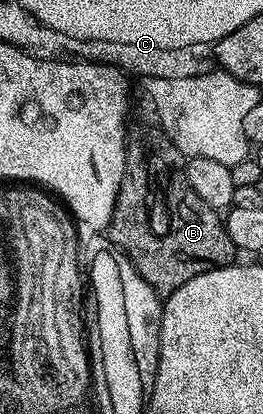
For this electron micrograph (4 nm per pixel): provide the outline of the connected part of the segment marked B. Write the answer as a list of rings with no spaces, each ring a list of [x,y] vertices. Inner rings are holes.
[[[140,125],[126,137],[126,163],[124,178],[118,191],[112,222],[108,224],[106,237],[109,237],[126,256],[132,260],[132,269],[155,293],[167,295],[178,291],[190,279],[211,269],[221,269],[237,260],[236,244],[224,226],[224,217],[211,209],[198,195],[184,174],[186,158],[180,149],[168,138],[163,129],[152,125]]]

